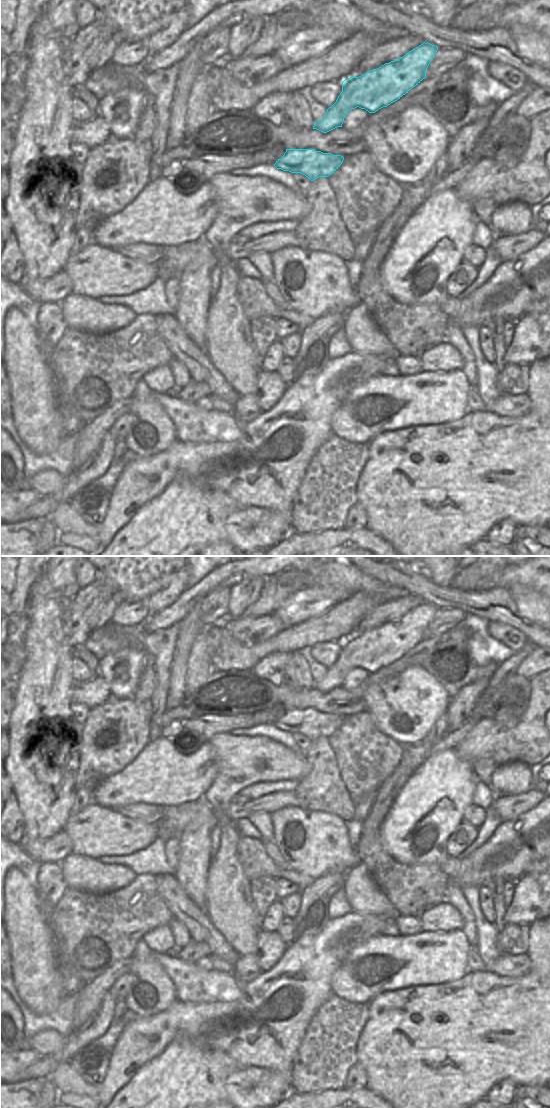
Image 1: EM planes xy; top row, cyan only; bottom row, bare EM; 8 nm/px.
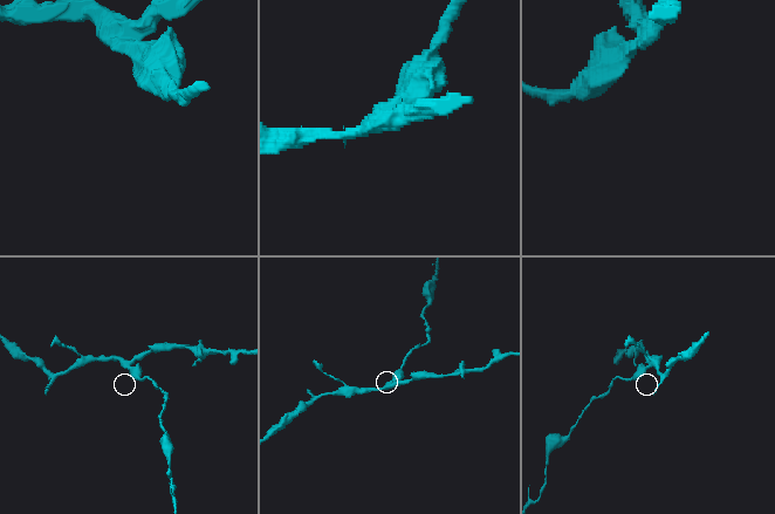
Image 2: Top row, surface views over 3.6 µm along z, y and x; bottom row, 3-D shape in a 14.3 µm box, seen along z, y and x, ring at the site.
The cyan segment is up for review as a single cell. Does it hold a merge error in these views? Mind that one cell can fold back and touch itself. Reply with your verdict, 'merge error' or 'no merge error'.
merge error

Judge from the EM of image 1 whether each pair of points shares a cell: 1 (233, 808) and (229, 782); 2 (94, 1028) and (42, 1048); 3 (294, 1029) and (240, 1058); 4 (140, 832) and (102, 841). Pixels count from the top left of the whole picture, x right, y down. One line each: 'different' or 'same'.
1: different
2: different
3: same
4: same

